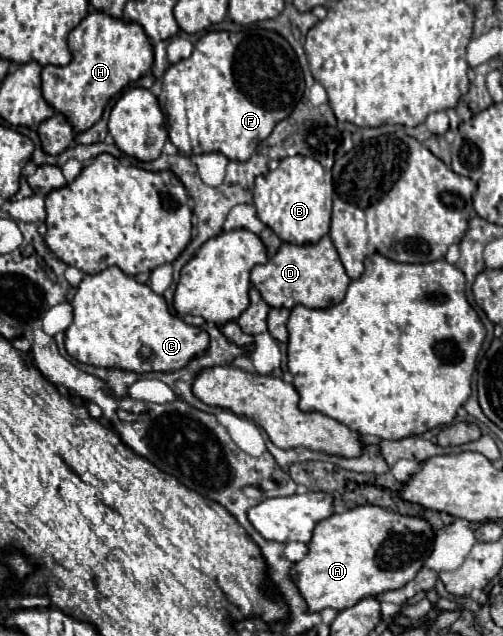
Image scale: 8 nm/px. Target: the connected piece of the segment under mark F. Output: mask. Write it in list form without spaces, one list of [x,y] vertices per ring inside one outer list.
[[[260,26],[244,32],[206,32],[196,42],[190,58],[172,64],[164,72],[162,80],[164,86],[158,102],[166,114],[170,142],[178,152],[186,156],[222,152],[230,160],[238,162],[244,162],[254,154],[258,142],[262,142],[280,120],[290,116],[304,94],[304,78],[292,46],[278,32],[264,30]]]

